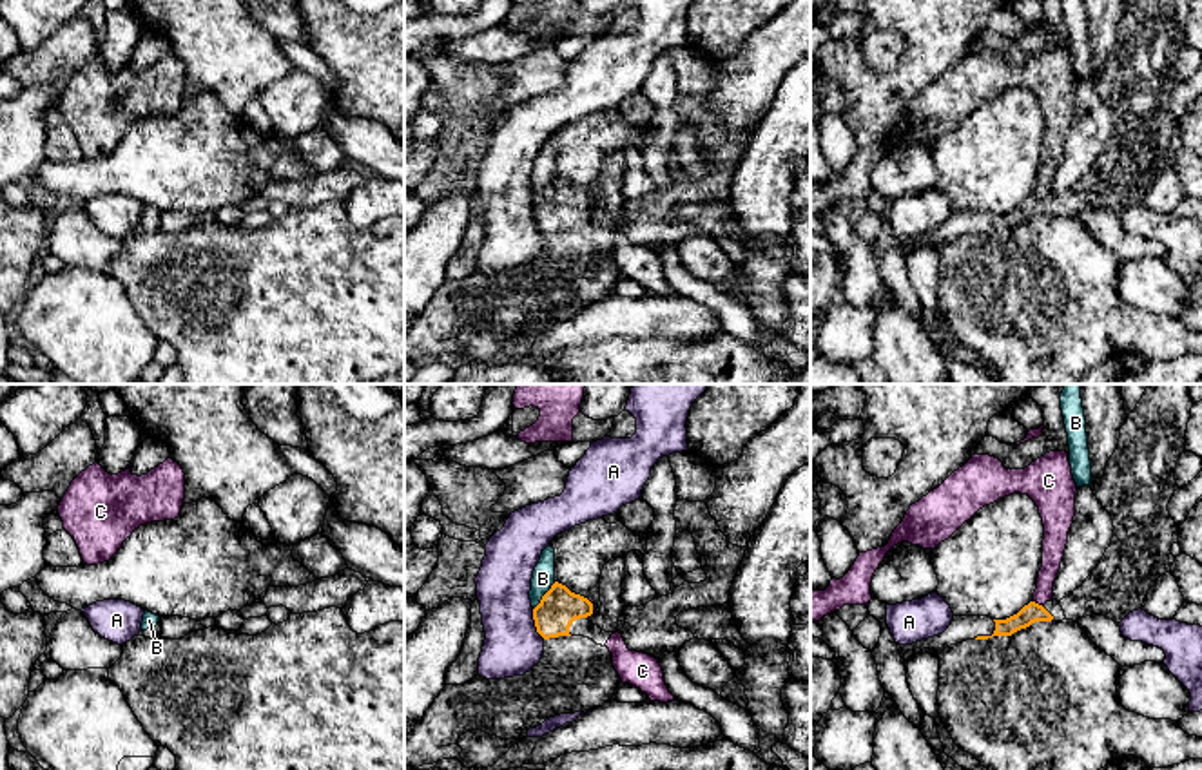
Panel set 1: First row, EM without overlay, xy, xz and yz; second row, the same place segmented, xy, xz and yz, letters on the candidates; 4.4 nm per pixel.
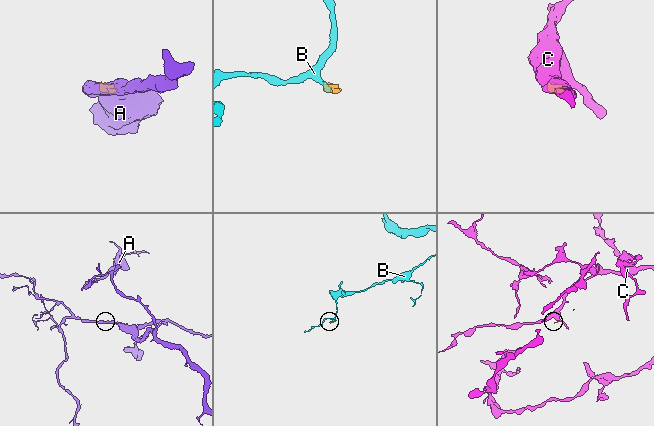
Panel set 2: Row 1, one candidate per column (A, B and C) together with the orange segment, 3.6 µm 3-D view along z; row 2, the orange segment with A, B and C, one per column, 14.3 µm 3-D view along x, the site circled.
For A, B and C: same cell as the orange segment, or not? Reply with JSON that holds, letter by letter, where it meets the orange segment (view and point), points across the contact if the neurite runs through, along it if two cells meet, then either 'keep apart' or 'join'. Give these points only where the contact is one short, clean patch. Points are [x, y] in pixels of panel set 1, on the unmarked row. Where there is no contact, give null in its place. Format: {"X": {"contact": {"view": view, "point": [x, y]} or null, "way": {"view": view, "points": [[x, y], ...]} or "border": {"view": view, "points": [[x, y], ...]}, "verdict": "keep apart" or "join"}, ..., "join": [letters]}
{"A": {"contact": {"view": "xz", "point": [535, 218]}, "border": {"view": "xz", "points": [[532, 203], [535, 223], [544, 232]]}, "verdict": "keep apart"}, "B": {"contact": {"view": "xz", "point": [542, 191]}, "border": {"view": "xz", "points": [[555, 176], [533, 203]]}, "verdict": "keep apart"}, "C": {"contact": {"view": "yz", "point": [1037, 198]}, "border": {"view": "yz", "points": [[1034, 194], [1041, 200]]}, "verdict": "keep apart"}, "join": []}

